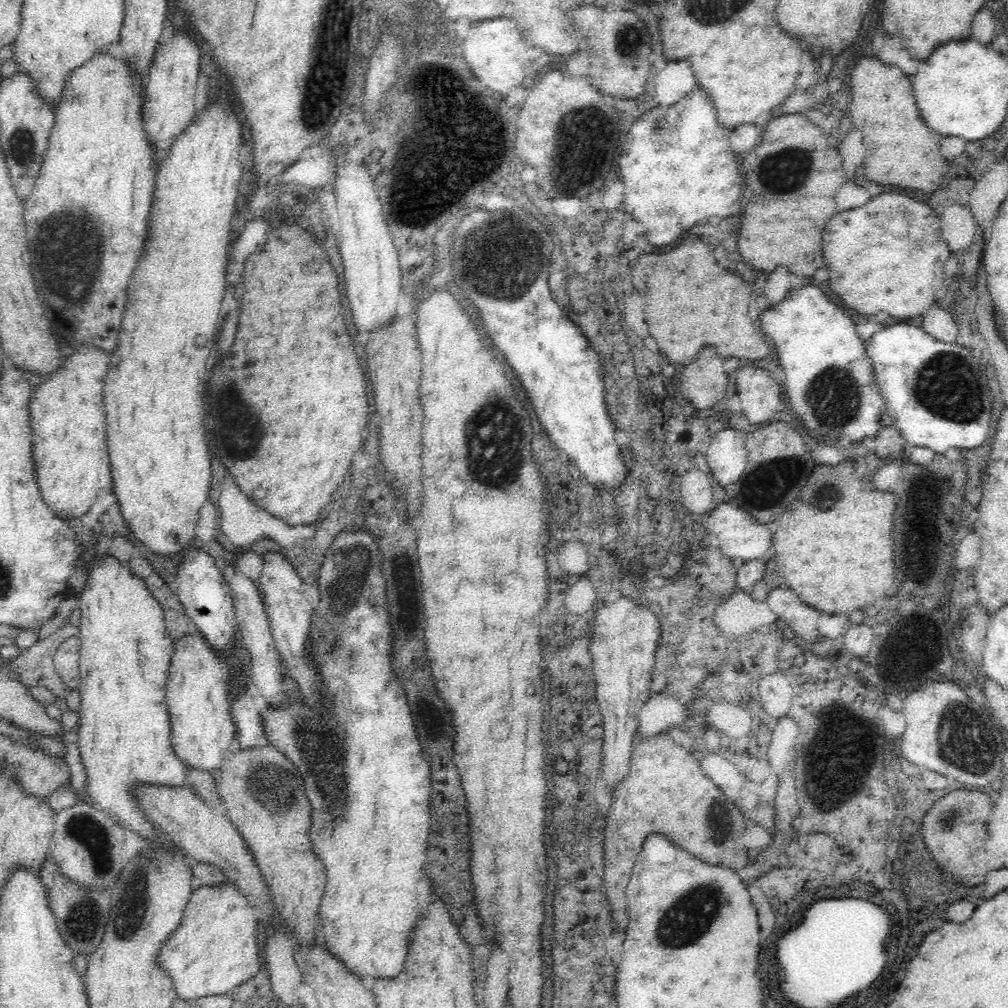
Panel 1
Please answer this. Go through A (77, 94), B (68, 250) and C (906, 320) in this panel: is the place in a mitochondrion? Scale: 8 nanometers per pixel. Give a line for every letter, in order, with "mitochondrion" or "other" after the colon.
A: other
B: mitochondrion
C: other

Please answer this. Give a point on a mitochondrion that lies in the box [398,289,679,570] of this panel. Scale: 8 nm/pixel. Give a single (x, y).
(490, 437)

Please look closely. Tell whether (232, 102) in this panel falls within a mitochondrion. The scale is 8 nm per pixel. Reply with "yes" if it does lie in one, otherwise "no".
no

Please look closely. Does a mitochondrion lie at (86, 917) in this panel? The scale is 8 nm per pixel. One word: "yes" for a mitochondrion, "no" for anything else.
yes

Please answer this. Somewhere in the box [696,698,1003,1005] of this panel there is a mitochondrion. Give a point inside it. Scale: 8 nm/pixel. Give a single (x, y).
(955, 718)

